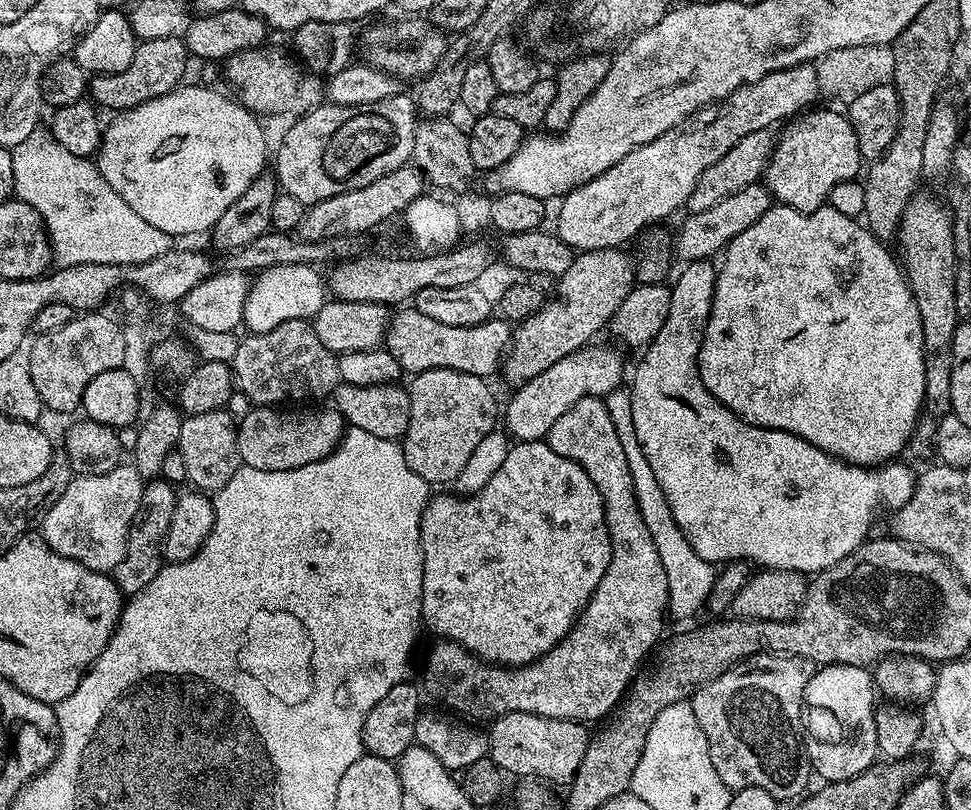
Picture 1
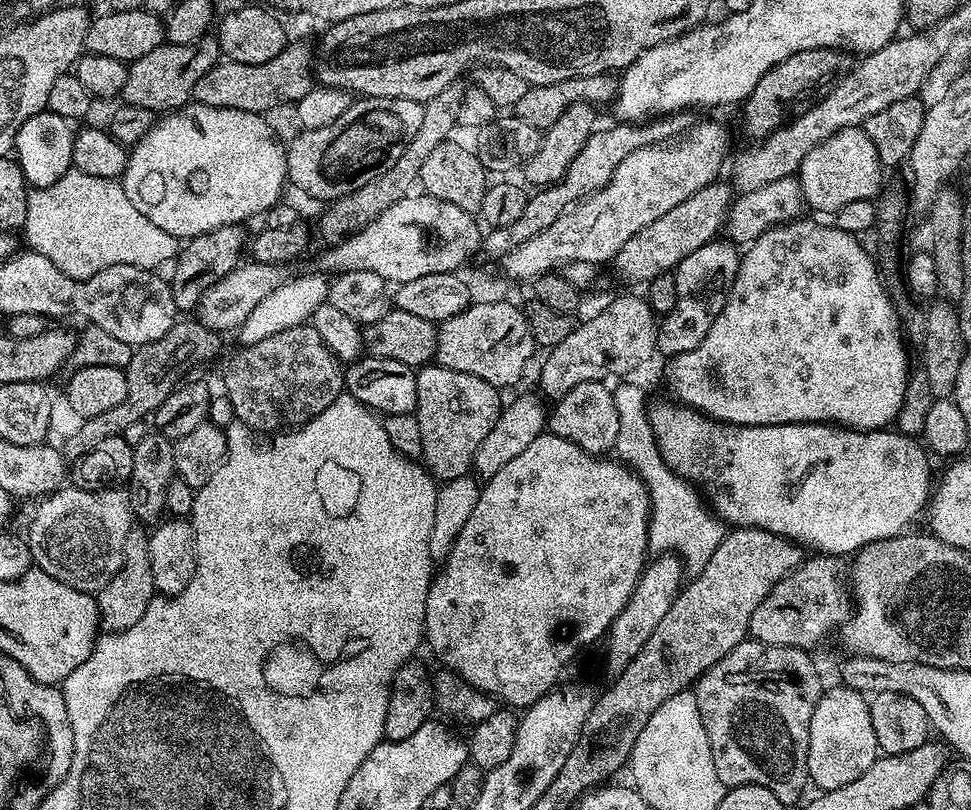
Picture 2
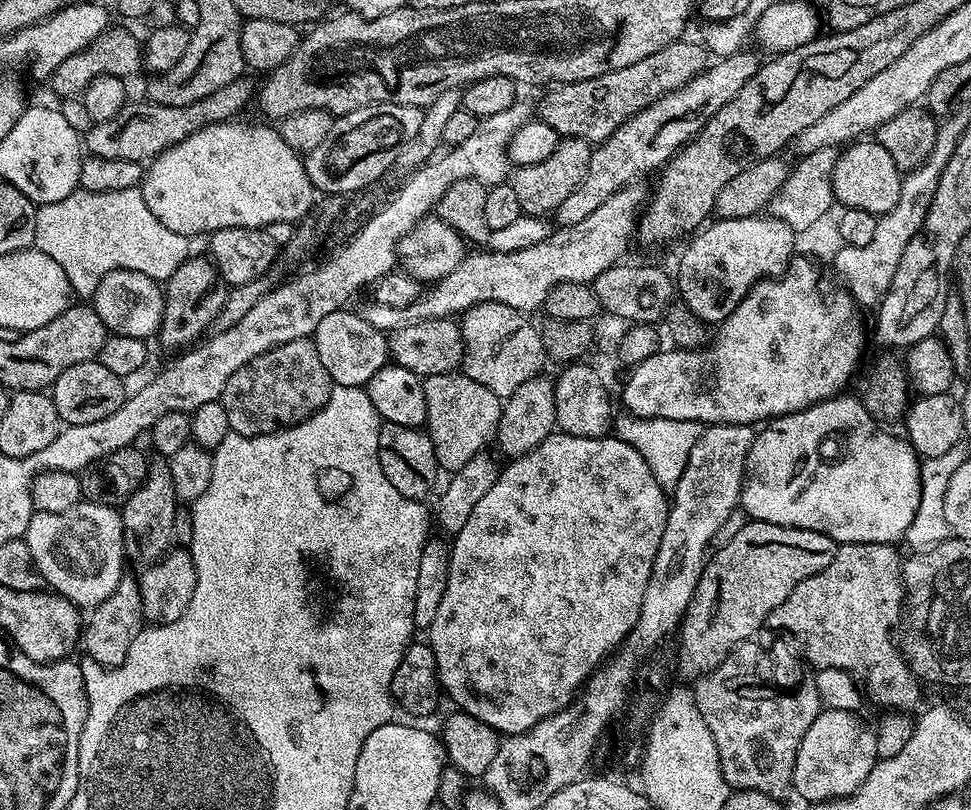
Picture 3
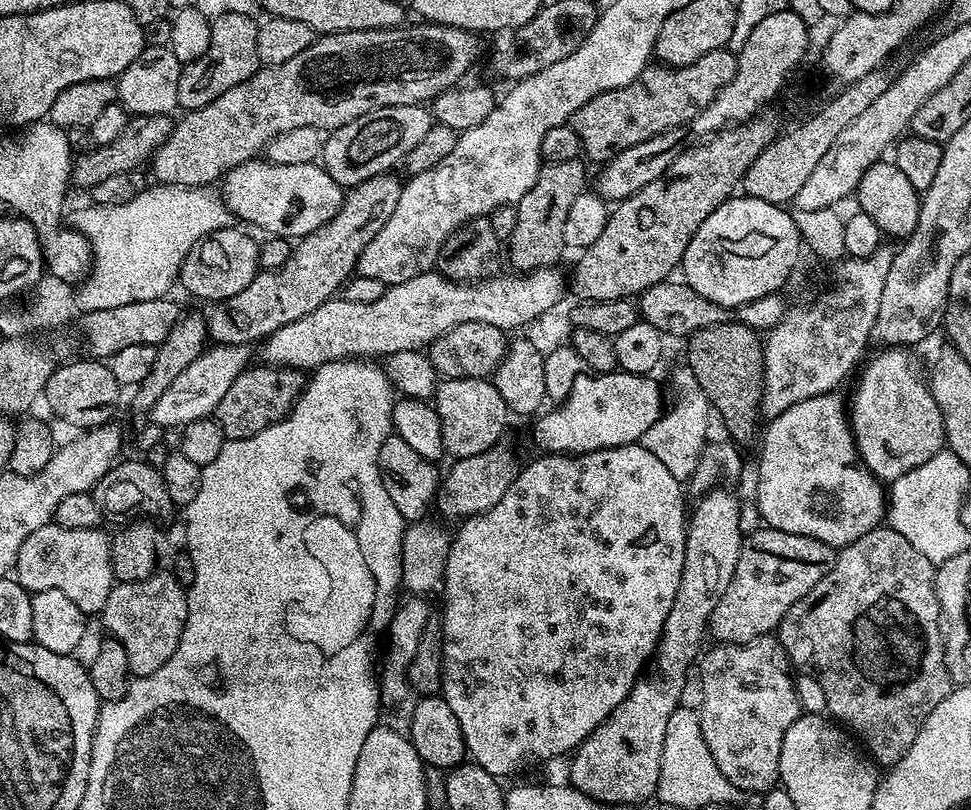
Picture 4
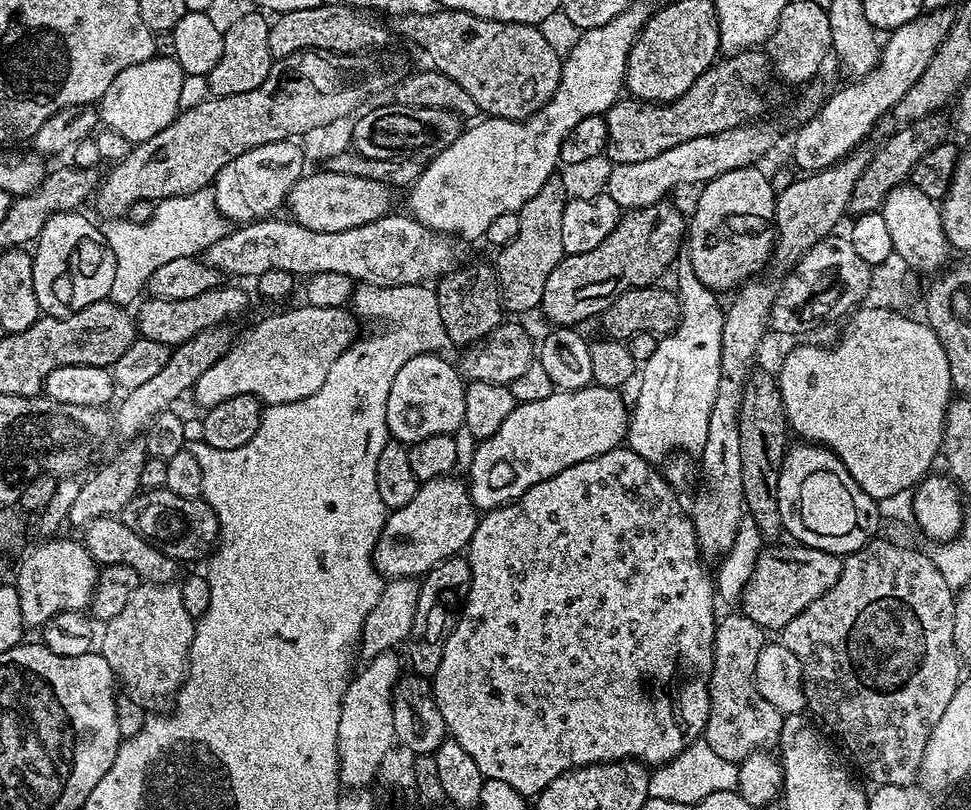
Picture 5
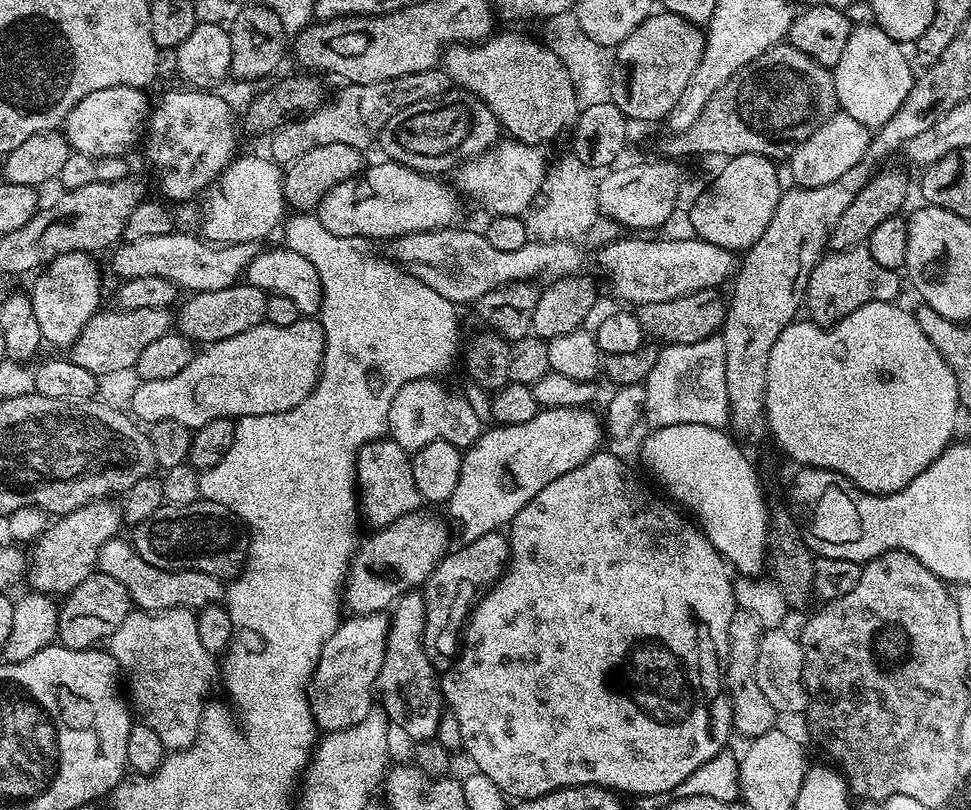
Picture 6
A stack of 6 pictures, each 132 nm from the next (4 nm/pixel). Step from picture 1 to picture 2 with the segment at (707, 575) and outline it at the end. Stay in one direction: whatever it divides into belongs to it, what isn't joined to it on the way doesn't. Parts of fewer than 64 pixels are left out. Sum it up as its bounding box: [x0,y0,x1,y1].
[612,382,726,574]

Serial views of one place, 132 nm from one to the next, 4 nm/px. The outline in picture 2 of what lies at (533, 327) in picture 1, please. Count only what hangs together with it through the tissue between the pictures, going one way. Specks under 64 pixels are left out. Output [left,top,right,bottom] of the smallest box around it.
[614,182,734,285]

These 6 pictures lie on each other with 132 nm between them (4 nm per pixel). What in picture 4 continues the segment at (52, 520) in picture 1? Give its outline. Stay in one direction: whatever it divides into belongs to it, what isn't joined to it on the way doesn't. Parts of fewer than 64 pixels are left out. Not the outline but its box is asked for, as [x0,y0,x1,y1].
[14,522,114,614]

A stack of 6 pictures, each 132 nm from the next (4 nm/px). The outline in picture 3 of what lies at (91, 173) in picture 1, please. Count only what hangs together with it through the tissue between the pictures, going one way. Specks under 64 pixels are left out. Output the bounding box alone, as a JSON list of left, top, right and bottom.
[35,187,189,298]

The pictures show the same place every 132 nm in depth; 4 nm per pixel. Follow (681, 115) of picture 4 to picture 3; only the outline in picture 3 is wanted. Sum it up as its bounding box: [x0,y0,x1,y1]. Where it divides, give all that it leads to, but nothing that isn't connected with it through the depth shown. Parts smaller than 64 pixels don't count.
[538,38,709,146]

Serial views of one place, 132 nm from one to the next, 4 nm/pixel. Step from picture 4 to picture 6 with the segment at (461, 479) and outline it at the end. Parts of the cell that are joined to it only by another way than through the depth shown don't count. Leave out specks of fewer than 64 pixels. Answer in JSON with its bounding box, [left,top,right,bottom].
[342,510,449,616]

